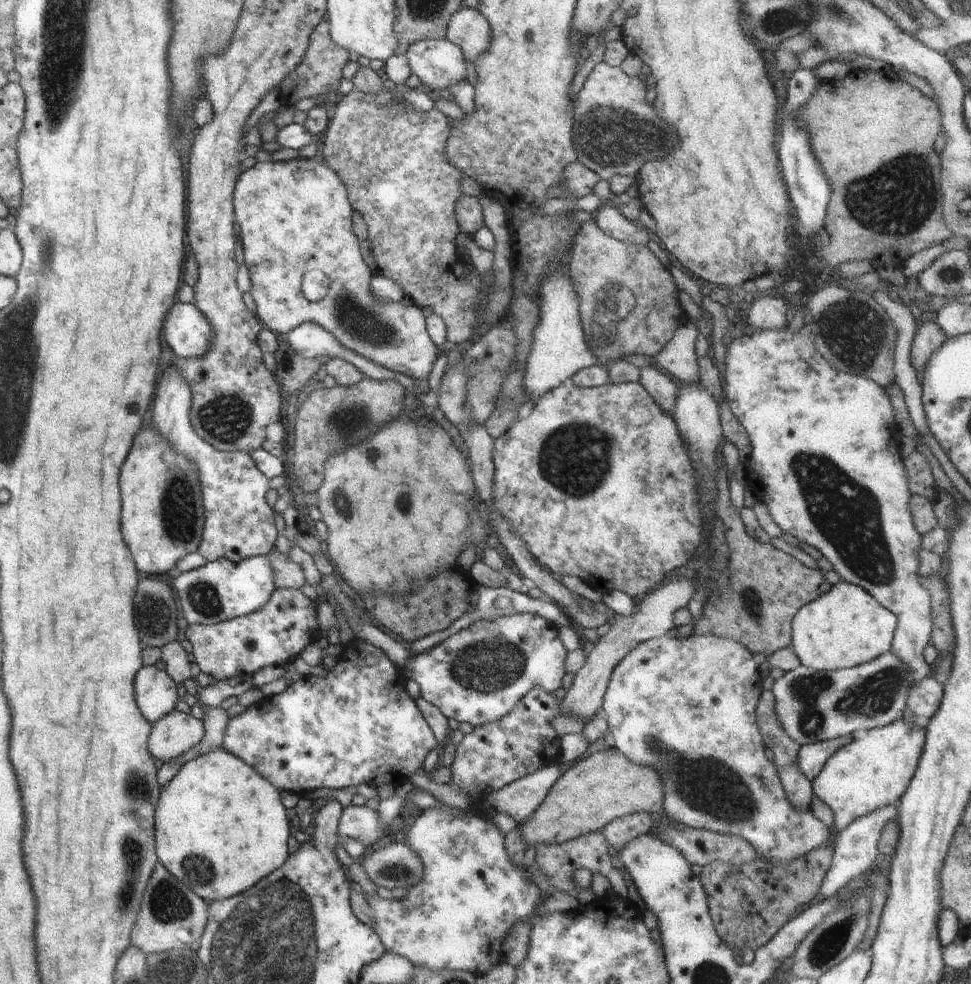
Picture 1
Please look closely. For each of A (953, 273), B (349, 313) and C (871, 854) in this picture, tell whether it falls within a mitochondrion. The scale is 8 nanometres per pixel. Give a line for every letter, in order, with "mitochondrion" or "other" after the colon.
A: mitochondrion
B: mitochondrion
C: other

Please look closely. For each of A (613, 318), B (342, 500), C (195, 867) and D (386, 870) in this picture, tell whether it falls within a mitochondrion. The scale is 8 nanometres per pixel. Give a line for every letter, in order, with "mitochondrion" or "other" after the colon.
A: mitochondrion
B: mitochondrion
C: mitochondrion
D: mitochondrion

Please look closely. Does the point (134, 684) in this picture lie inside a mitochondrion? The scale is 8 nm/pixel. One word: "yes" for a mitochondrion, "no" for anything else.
no

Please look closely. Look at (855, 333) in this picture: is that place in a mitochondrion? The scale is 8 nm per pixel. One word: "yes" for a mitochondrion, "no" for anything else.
yes

